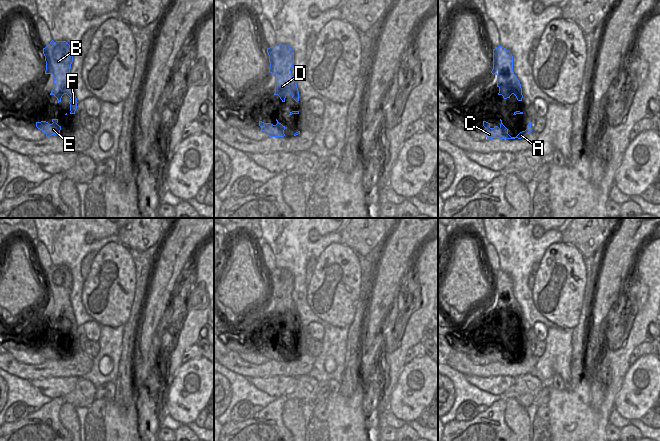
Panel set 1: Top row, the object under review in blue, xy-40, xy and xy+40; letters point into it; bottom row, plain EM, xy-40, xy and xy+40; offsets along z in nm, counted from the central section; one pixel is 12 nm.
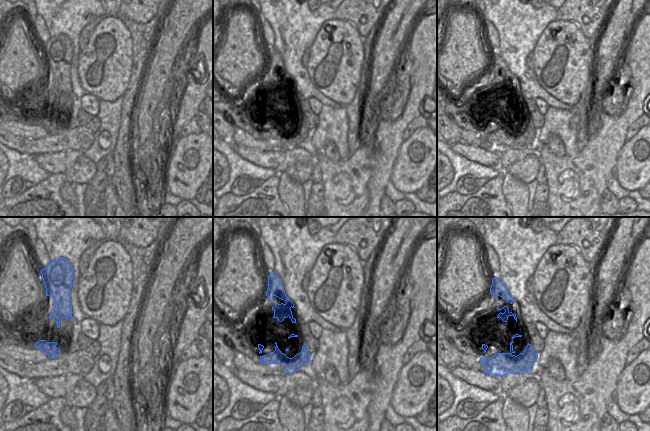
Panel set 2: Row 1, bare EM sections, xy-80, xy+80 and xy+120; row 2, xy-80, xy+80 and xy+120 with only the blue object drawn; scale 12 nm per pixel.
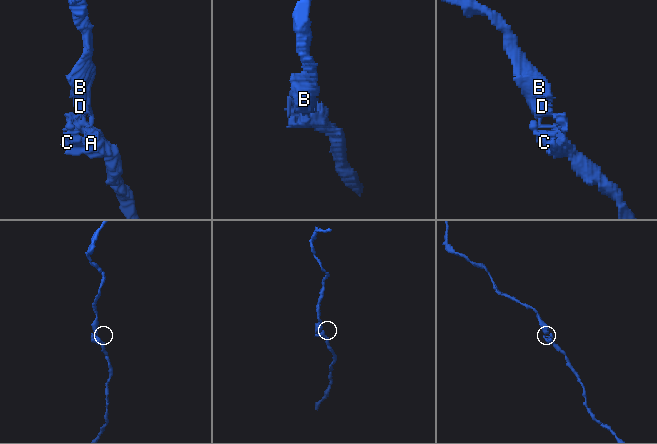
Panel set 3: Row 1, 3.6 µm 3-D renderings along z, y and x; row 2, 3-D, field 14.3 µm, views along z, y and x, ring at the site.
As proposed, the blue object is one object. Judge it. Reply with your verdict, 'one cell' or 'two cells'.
one cell

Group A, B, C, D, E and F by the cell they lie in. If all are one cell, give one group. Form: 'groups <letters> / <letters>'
groups A B C D E F

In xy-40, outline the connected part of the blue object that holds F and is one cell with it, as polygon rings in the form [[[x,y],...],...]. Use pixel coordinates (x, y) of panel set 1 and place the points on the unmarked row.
[[[53,264],[43,272],[46,285],[45,298],[52,298],[54,301],[53,313],[50,319],[54,319],[58,327],[64,318],[70,321],[70,338],[75,338],[77,333],[77,322],[70,303],[70,293],[73,286],[73,276],[66,265]]]

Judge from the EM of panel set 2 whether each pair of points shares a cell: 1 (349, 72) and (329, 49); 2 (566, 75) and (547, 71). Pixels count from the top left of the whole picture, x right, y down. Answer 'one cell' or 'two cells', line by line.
1: one cell
2: one cell

